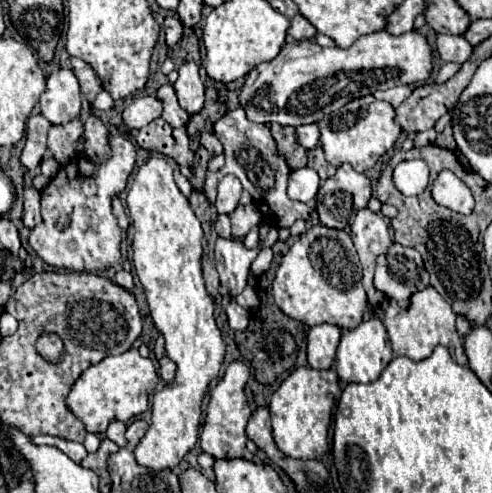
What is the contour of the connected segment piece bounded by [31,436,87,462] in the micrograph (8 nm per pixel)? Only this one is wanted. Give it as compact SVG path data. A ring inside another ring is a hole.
M33 436L31 440L33 440L33 444L49 444L49 446L59 448L73 462L81 462L87 456L87 450L81 442L71 442L71 440L63 440L63 438L55 438L55 436Z

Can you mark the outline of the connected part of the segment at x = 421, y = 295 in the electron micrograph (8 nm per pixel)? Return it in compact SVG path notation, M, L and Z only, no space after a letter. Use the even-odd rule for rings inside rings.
M425 288L421 292L415 292L411 296L411 304L409 308L401 308L397 302L387 300L383 306L383 324L387 328L393 352L397 356L407 356L415 362L429 358L429 354L433 352L435 346L445 346L451 354L451 358L461 364L467 366L467 356L463 350L463 338L459 338L457 330L455 330L455 312L451 310L449 302L445 302L445 298L433 288Z

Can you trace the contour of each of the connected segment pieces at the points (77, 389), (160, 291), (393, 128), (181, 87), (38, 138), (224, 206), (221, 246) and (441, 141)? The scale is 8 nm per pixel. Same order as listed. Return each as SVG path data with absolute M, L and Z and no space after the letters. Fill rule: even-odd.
M135 348L119 356L107 356L99 364L89 366L71 386L65 404L85 424L87 432L105 432L111 420L129 422L149 408L149 394L155 390L159 376L151 358L141 358Z
M151 156L135 174L131 190L127 194L127 208L131 216L131 224L135 228L133 234L133 268L143 286L145 298L149 302L149 312L153 318L155 328L165 338L167 356L177 364L177 374L171 384L167 384L161 392L155 392L151 400L151 426L145 432L143 440L135 448L137 462L151 470L165 470L175 468L183 456L197 444L197 426L201 422L201 404L207 394L209 384L217 378L223 356L225 344L221 338L221 330L215 324L213 316L213 300L209 298L201 274L201 224L193 214L189 200L181 194L173 180L173 168L163 156Z
M371 94L351 100L341 110L325 116L317 124L321 130L321 146L323 146L327 162L333 164L335 168L349 162L357 172L371 170L377 164L377 160L389 148L393 148L395 140L401 134L401 128L395 122L393 106L389 106L389 102L381 102L381 100L373 98Z
M185 62L179 68L179 78L173 84L179 106L189 114L197 114L203 110L205 102L205 86L199 78L199 66L195 62Z
M31 114L27 120L27 136L25 148L21 154L21 164L29 170L35 170L41 164L43 154L47 152L47 132L51 122L45 120L41 114Z
M225 176L219 182L217 188L217 200L215 200L215 208L219 214L231 214L241 198L241 182L237 176Z
M277 228L269 230L269 236L263 244L259 244L255 250L247 250L241 246L239 240L229 238L217 238L215 242L215 264L217 272L221 276L221 284L225 284L231 290L231 298L235 298L247 284L249 276L249 264L259 254L261 248L273 246L277 240Z
M445 126L445 130L437 136L435 144L441 146L441 148L447 148L447 150L455 150L455 148L457 148L457 146L455 146L455 140L453 140L453 130L451 130L451 126Z

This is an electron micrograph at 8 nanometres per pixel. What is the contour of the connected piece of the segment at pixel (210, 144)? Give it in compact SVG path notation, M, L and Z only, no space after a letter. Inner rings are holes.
M206 132L202 133L200 135L200 144L211 155L218 155L219 153L223 153L223 146L214 134L206 133ZM209 148L211 148L211 150L215 150L215 154L213 154L213 152L211 152Z

